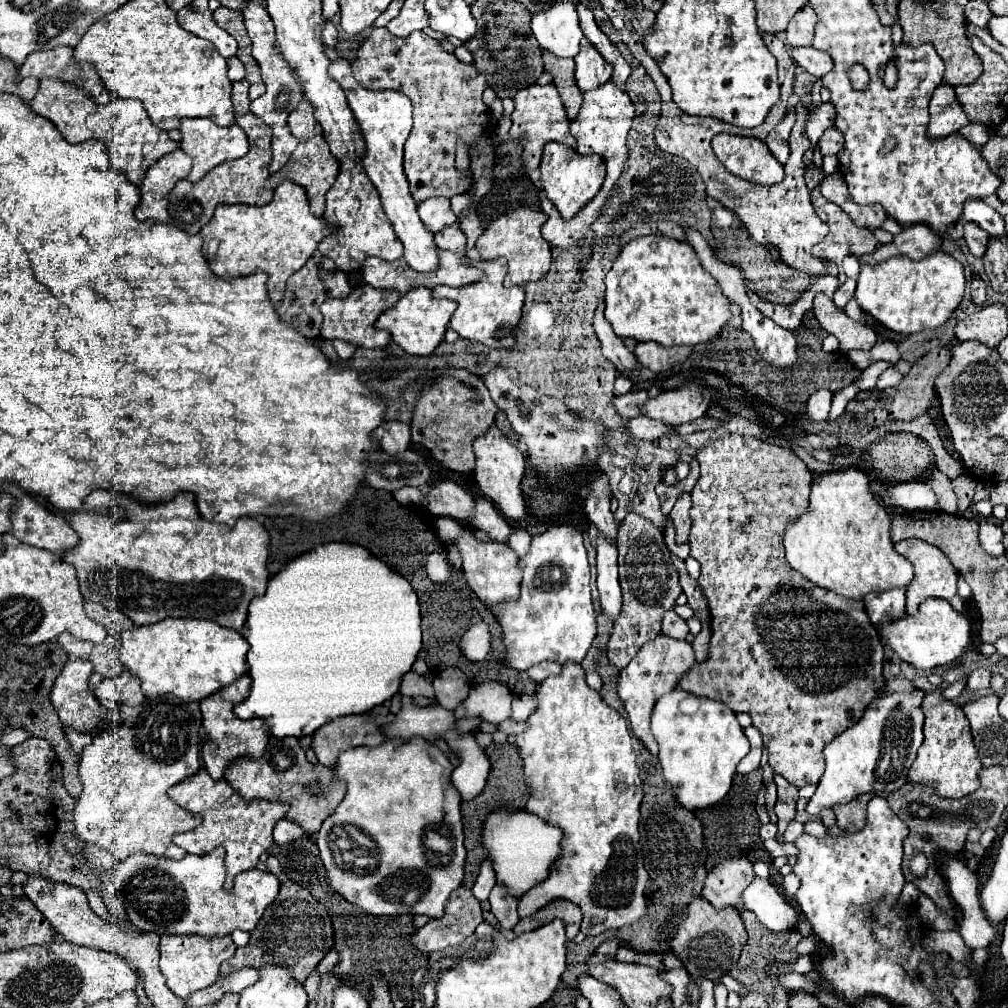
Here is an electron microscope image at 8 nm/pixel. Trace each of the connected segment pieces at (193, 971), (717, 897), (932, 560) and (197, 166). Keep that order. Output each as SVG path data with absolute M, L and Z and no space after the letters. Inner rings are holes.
M162 935L160 937L160 971L166 975L168 987L182 999L194 991L206 989L220 977L220 963L230 959L236 945L230 935L206 939L202 935Z
M744 857L726 859L716 865L704 883L702 897L714 907L738 907L742 909L742 891L752 883L752 863Z
M904 539L904 541L896 543L894 549L914 565L914 579L906 591L906 613L908 615L914 615L918 611L918 605L922 605L922 601L930 599L930 597L946 599L956 611L964 611L964 601L956 593L958 573L956 573L954 565L950 563L950 559L946 559L946 555L942 555L934 545L924 543L920 539Z
M184 119L180 123L180 133L182 133L182 141L180 141L180 149L192 157L192 171L188 175L188 179L200 181L210 169L218 167L224 161L230 159L238 159L244 157L248 153L248 139L246 133L234 123L230 127L218 127L214 125L214 121L210 119Z

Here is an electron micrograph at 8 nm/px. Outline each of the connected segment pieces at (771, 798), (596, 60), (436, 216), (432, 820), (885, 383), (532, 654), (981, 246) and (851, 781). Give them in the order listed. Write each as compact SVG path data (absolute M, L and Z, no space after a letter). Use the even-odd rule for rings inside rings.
M770 781L766 785L766 809L770 815L770 821L776 821L776 813L774 813L774 803L776 803L776 783Z
M586 37L582 39L580 53L574 57L574 61L576 61L576 85L582 91L604 85L612 75L612 65L590 45Z
M434 197L434 199L426 199L424 203L420 203L418 215L422 223L426 225L426 229L432 233L438 233L444 227L454 225L458 221L454 211L450 209L450 201L444 197Z
M412 737L408 741L388 739L378 747L354 747L342 751L336 775L348 783L346 805L336 807L322 823L316 839L330 887L370 915L408 913L432 919L442 917L450 893L462 883L466 861L460 795L450 783L452 769L448 757L422 737Z
M888 367L888 369L880 375L880 379L878 379L876 387L878 387L878 389L894 387L894 385L898 385L898 383L900 383L900 379L902 379L902 373L900 373L896 367Z
M570 525L550 527L532 539L530 553L520 559L524 571L520 599L490 607L504 631L508 667L530 669L540 661L580 663L596 637L596 615L590 599L590 565L582 533ZM560 567L562 579L554 581L550 569Z
M964 223L964 239L968 243L968 249L974 257L982 257L986 251L986 243L990 239L990 235L980 229L976 223Z
M916 689L912 693L892 693L874 699L856 725L840 733L824 747L826 771L816 787L816 793L808 801L806 811L810 815L818 817L822 809L848 803L862 793L896 791L906 783L906 773L924 741L922 697L924 693Z

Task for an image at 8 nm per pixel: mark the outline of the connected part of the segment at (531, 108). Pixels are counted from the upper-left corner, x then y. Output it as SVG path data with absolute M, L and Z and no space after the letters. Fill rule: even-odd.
M530 85L526 89L520 89L514 97L514 111L512 111L512 129L510 135L512 137L524 137L524 167L526 169L538 169L540 165L540 157L542 157L542 147L548 141L556 141L556 143L564 143L566 147L574 147L576 139L570 135L570 121L566 117L562 99L556 91L556 87L550 85Z

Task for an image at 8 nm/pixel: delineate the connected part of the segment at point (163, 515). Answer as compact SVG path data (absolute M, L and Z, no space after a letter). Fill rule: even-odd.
M92 491L84 501L84 511L70 517L72 529L80 535L80 543L64 553L64 561L74 565L80 581L80 593L84 599L102 603L108 609L122 611L136 625L152 625L166 617L194 617L210 619L222 627L242 631L248 615L248 605L254 597L264 595L268 579L270 535L252 517L242 517L234 527L206 521L194 503L190 493L178 493L172 501L158 505L134 503L132 499L118 499L110 491ZM118 501L128 511L128 519L120 521L112 515L92 513L108 509L108 503Z

